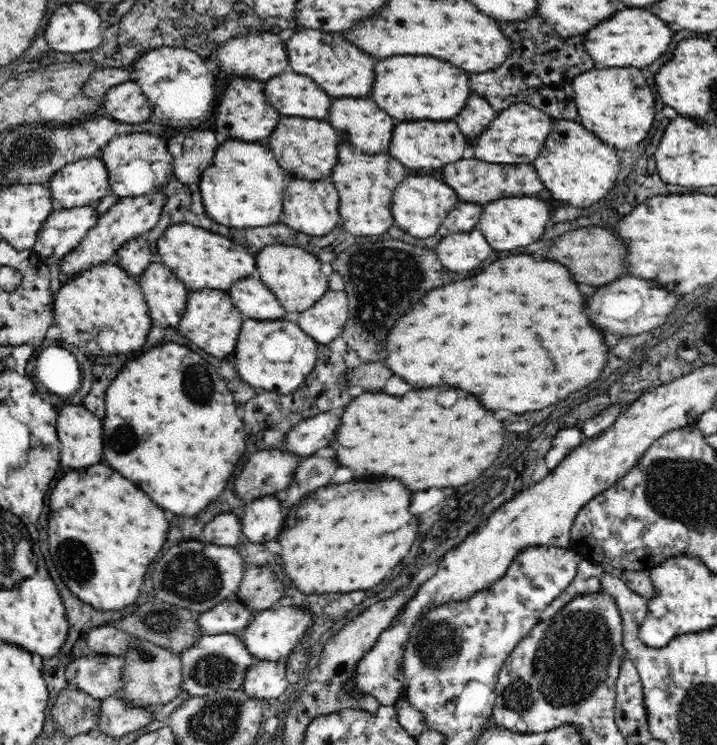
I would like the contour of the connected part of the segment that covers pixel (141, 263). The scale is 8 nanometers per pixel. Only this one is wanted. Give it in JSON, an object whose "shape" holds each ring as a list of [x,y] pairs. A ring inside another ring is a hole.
{"shape":[[[141,237],[128,240],[117,250],[113,261],[120,265],[131,277],[137,278],[152,263],[150,262],[152,252],[148,248],[148,244]]]}

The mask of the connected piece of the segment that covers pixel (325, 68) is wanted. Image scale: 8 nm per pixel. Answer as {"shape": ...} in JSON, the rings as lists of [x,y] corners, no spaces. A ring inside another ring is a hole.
{"shape":[[[298,28],[290,40],[285,40],[288,62],[294,72],[310,76],[328,96],[366,96],[374,84],[376,60],[348,44],[348,40],[340,40],[341,36],[336,34]]]}

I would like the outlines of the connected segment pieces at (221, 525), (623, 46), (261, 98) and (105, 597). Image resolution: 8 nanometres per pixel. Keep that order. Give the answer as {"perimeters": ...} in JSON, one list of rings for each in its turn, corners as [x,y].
{"perimeters":[[[[222,512],[214,516],[204,525],[201,540],[227,547],[245,542],[237,512]]],[[[628,8],[628,10],[616,12],[612,18],[604,20],[596,28],[588,30],[584,40],[586,40],[584,42],[586,52],[590,54],[590,58],[594,58],[594,62],[598,66],[644,68],[644,66],[650,66],[658,56],[662,56],[668,50],[668,44],[672,40],[672,30],[660,18],[652,16],[648,10]]],[[[232,78],[228,83],[224,96],[216,104],[216,129],[218,134],[224,134],[228,139],[243,140],[244,142],[258,142],[268,138],[276,124],[278,114],[267,102],[263,91],[264,81],[254,79]]],[[[104,462],[64,474],[50,494],[48,536],[56,569],[64,584],[94,608],[120,610],[138,598],[148,564],[158,556],[166,534],[164,510]]]]}

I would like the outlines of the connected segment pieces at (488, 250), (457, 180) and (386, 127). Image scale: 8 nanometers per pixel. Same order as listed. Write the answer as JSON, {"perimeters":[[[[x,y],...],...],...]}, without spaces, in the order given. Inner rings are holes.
{"perimeters":[[[[472,230],[442,237],[436,254],[450,272],[470,272],[492,254],[492,247],[488,246],[480,230]]],[[[460,159],[444,165],[438,175],[447,182],[458,195],[458,200],[484,205],[493,200],[508,197],[534,196],[544,190],[544,183],[536,173],[533,163],[494,164],[472,159]]],[[[340,98],[332,104],[330,124],[348,130],[350,144],[362,152],[389,152],[394,122],[372,100]]]]}

